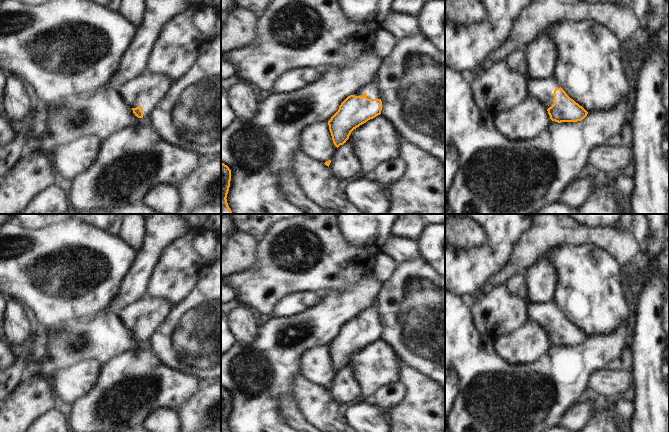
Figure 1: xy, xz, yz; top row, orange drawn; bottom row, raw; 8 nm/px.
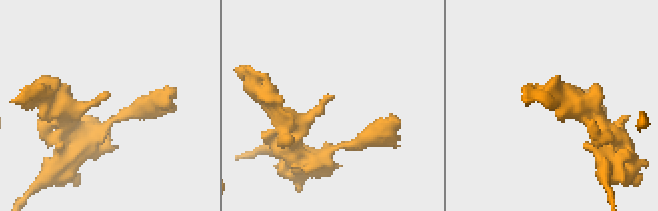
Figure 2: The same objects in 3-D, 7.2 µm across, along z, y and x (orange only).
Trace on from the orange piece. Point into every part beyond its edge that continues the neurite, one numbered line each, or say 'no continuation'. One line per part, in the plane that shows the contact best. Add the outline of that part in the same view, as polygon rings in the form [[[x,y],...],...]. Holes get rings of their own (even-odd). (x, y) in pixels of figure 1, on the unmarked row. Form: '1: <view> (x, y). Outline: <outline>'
1: xz (371, 313). Outline: [[[376,301],[372,306],[367,307],[363,311],[359,312],[354,317],[354,319],[363,320],[365,317],[367,318],[368,323],[380,323],[380,317],[377,312]]]

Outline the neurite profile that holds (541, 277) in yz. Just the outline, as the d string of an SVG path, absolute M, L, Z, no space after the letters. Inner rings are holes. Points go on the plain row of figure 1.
M540 257L524 275L528 284L528 301L547 303L556 300L557 271L549 259Z

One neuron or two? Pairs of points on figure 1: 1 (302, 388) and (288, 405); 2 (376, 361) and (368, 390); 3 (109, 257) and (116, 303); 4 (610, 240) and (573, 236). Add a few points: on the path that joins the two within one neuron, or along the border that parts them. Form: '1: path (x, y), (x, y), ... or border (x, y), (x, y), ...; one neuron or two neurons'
1: border (294, 400), (297, 409), (305, 421); two neurons
2: path (373, 368), (369, 383); one neuron
3: border (125, 275), (117, 294), (103, 312); two neurons
4: path (601, 236), (582, 236); one neuron

